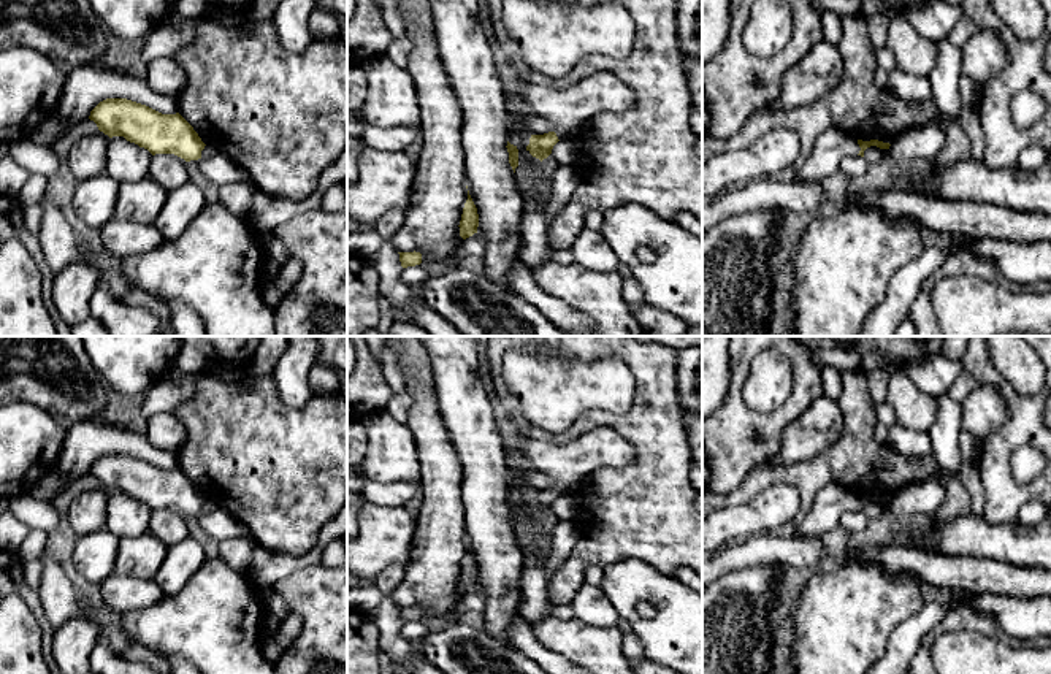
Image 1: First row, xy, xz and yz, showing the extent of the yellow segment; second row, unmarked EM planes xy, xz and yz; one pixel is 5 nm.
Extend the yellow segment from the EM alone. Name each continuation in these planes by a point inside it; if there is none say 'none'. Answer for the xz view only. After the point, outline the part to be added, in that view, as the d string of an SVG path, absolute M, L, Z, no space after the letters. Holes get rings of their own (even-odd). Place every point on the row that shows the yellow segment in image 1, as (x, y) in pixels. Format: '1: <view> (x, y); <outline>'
1: xz (565, 108); M610 70L596 71L575 84L569 84L568 87L547 87L518 79L515 79L514 84L523 108L531 114L547 119L558 140L571 128L580 127L596 114L625 113L636 101L634 92Z

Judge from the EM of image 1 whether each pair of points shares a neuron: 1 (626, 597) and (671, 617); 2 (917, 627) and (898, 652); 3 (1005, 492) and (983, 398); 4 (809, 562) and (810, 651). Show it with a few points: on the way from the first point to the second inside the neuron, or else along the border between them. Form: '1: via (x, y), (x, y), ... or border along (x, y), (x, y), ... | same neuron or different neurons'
1: via (642, 589), (660, 589), (671, 601) | same neuron
2: via (910, 633), (902, 646) | same neuron
3: border along (1001, 395), (1005, 405), (1005, 421), (982, 441) | different neurons
4: border along (815, 570), (807, 574) | different neurons

